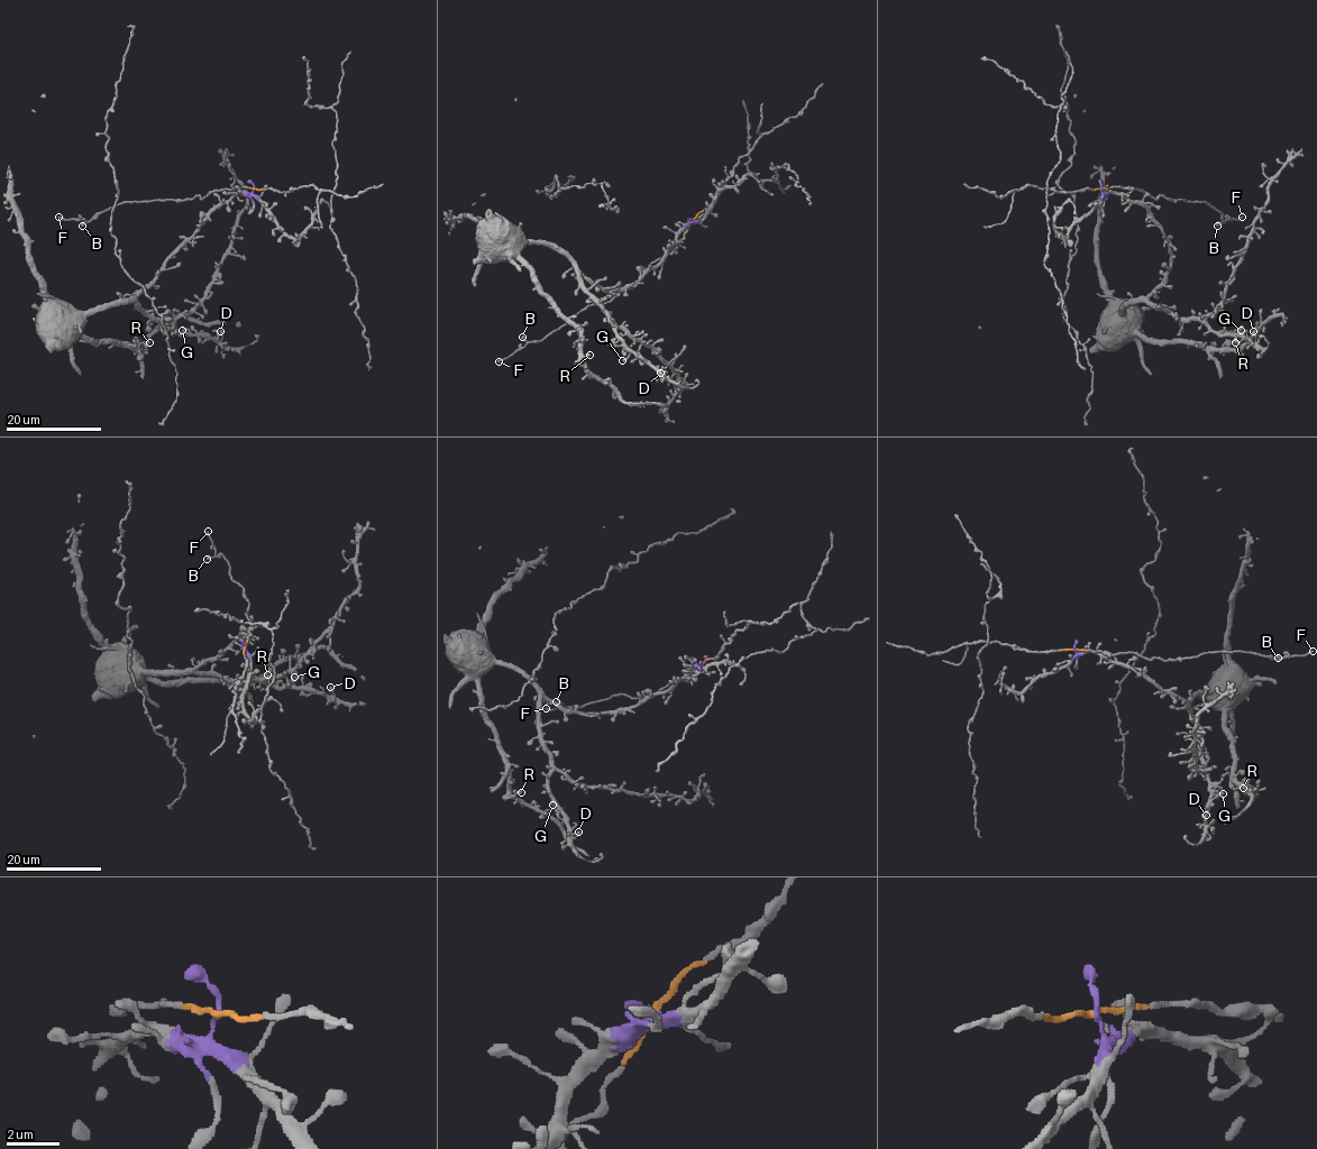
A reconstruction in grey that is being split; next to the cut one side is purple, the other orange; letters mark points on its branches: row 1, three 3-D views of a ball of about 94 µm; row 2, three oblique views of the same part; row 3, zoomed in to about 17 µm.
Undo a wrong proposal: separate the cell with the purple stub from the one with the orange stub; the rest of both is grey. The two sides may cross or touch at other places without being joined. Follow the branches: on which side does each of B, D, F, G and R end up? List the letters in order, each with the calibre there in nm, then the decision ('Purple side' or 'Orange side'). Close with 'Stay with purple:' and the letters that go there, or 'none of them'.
B: Thickness 440 nm. Orange side
D: Thickness 400 nm. Purple side
F: Thickness 190 nm. Orange side
G: Thickness 360 nm. Purple side
R: Thickness 480 nm. Purple side
Stay with purple: D, G, R

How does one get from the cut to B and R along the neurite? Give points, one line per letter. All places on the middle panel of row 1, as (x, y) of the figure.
B: (694, 220), (673, 250), (654, 262), (631, 288), (609, 301), (587, 304), (540, 340), (528, 341), (522, 337)
R: (694, 221), (613, 291), (526, 244), (537, 290), (590, 355)

